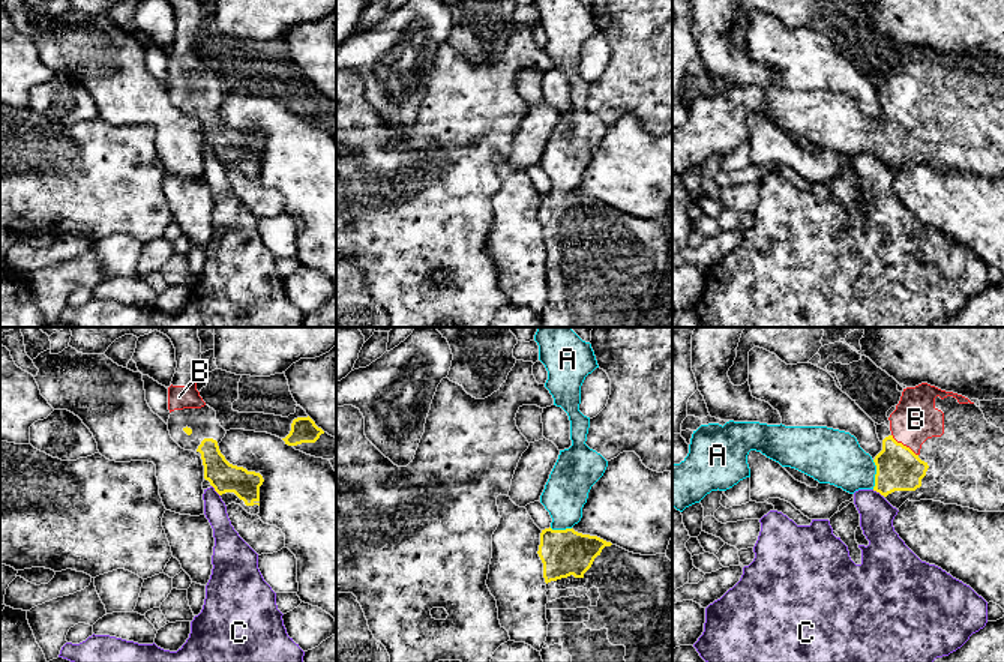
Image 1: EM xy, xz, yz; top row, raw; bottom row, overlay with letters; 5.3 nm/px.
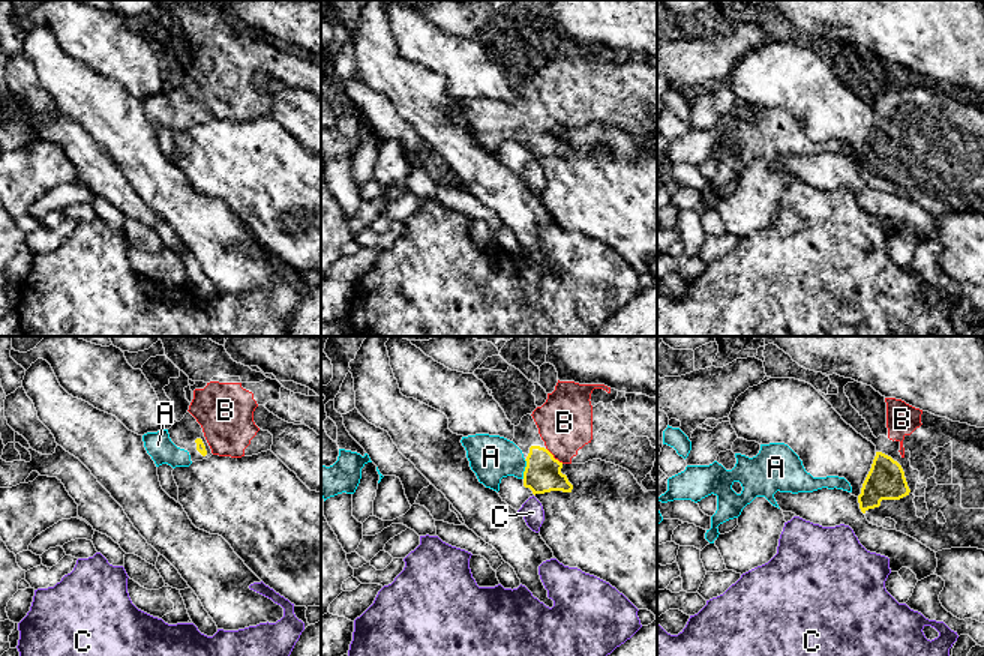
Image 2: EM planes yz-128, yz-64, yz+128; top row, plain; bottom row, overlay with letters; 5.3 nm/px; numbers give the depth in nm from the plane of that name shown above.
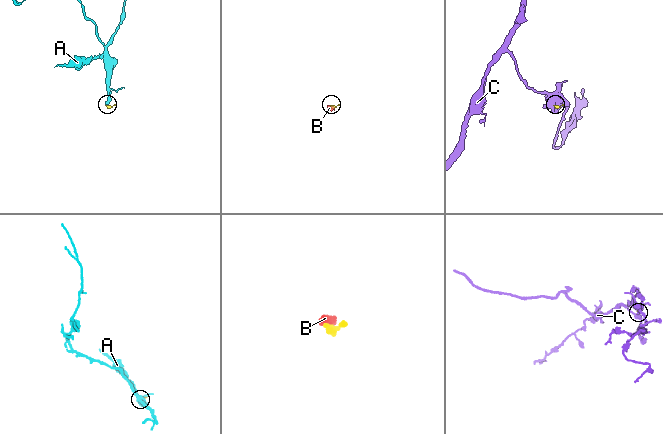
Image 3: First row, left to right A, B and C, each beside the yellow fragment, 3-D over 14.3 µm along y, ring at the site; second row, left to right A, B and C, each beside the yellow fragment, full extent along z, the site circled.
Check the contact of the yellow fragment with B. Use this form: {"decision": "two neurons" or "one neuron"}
{"decision": "one neuron"}

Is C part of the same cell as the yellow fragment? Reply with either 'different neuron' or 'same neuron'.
different neuron

